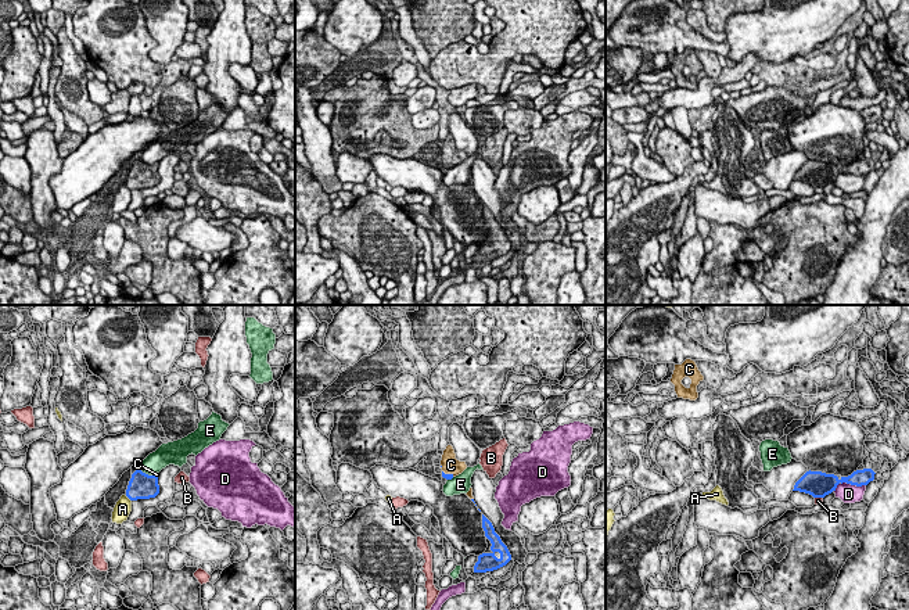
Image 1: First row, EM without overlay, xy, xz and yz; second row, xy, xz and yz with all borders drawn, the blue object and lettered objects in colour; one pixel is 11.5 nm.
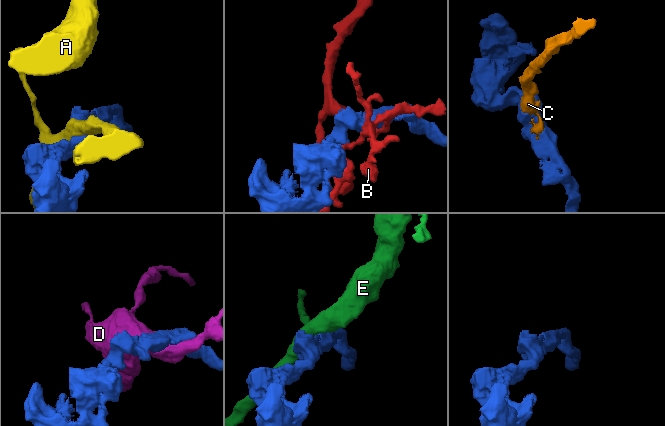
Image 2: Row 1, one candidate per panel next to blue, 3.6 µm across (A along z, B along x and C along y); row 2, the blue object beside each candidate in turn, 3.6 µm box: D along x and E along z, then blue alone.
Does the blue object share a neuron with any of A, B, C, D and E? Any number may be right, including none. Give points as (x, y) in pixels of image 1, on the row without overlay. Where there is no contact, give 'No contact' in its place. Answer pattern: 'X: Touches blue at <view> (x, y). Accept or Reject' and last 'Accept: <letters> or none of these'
A: Touches blue at xy (128, 186). Reject
B: Touches blue at yz (819, 186). Reject
C: Touches blue at xz (448, 164). Accept
D: Touches blue at yz (854, 173). Reject
E: Touches blue at xy (144, 162). Reject
Accept: C

